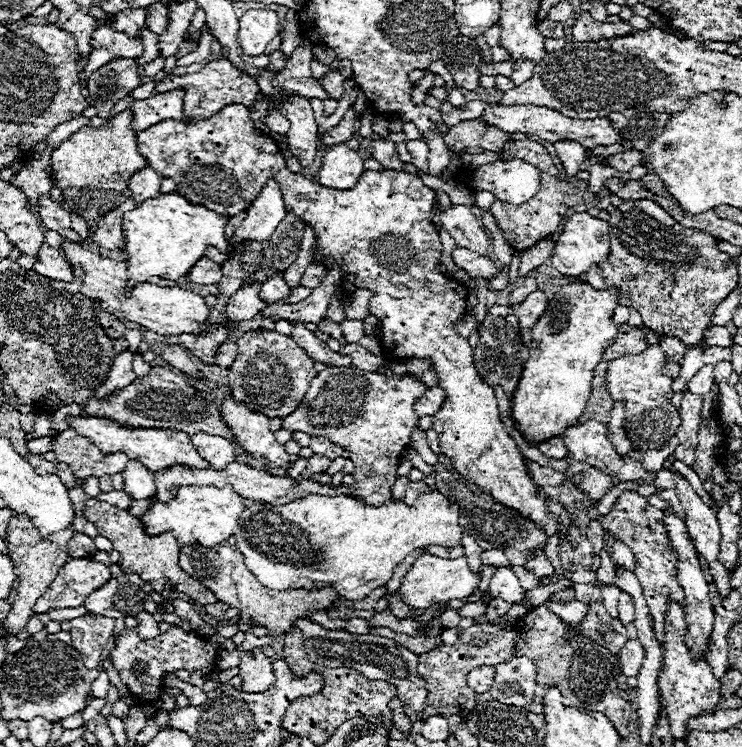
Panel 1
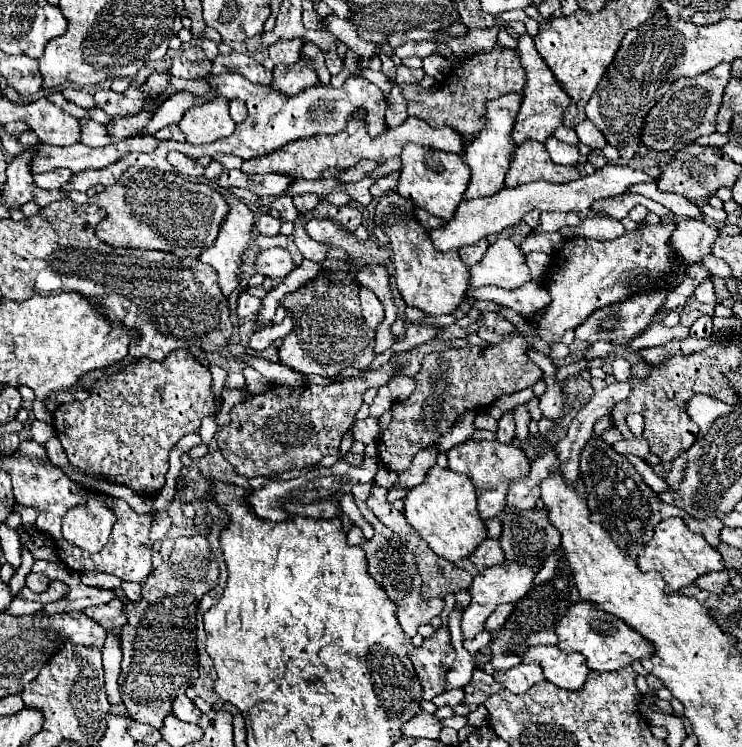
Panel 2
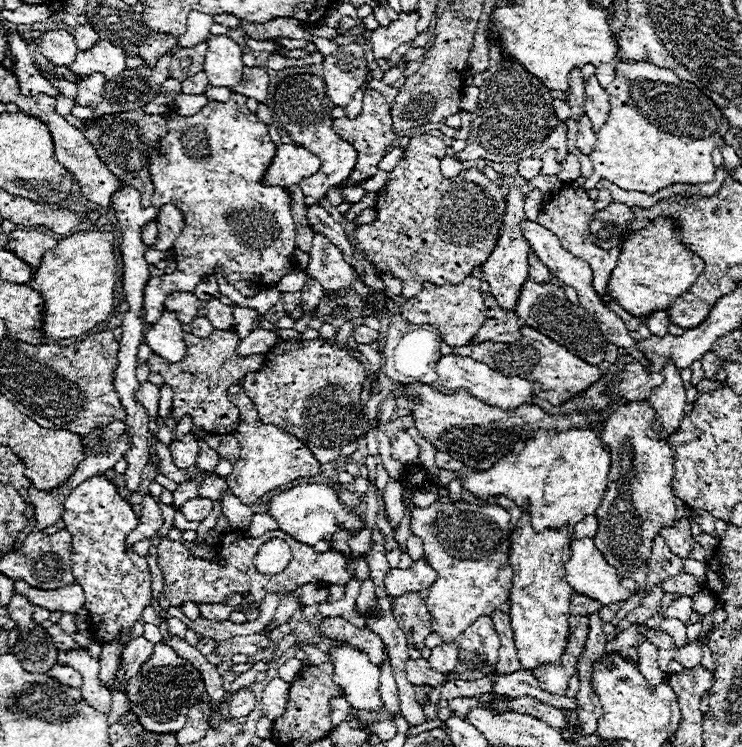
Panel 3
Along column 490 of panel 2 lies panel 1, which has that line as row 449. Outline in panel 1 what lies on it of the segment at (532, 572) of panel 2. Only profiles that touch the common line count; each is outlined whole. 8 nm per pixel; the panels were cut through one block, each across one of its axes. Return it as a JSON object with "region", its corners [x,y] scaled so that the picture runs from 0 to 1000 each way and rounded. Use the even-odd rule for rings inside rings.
{"region":[[[801,560],[792,562],[792,565],[787,565],[787,568],[776,565],[776,568],[765,570],[763,578],[760,578],[760,584],[757,584],[757,586],[760,586],[760,594],[763,594],[763,602],[765,602],[765,613],[779,616],[779,618],[787,618],[787,621],[792,621],[792,624],[803,624],[803,627],[809,627],[811,632],[817,632],[817,635],[822,635],[822,637],[833,637],[838,645],[868,643],[871,648],[876,648],[879,640],[881,640],[881,635],[879,635],[879,632],[871,632],[871,629],[863,624],[863,618],[854,618],[854,616],[841,613],[841,610],[833,610],[830,602],[822,597],[817,581],[819,581],[817,568],[811,568],[811,565],[801,562]]]}

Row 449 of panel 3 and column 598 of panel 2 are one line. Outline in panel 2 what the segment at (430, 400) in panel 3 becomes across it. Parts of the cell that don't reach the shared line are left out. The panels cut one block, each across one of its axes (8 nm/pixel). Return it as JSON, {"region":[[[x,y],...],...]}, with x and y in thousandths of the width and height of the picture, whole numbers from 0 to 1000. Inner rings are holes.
{"region":[[[798,584],[790,592],[790,597],[784,600],[782,635],[784,635],[784,645],[787,645],[787,667],[795,680],[795,693],[801,693],[801,699],[811,701],[817,707],[817,712],[825,718],[825,723],[838,736],[844,736],[852,750],[857,750],[860,742],[868,736],[871,726],[879,718],[881,704],[887,699],[892,699],[898,693],[908,693],[908,691],[916,691],[933,712],[946,715],[957,731],[968,734],[968,728],[970,728],[968,715],[973,707],[973,699],[968,699],[968,693],[938,696],[930,688],[925,688],[919,680],[895,675],[879,659],[879,653],[873,653],[873,648],[854,629],[854,624],[838,608],[833,608],[822,594],[817,594],[809,584]]]}

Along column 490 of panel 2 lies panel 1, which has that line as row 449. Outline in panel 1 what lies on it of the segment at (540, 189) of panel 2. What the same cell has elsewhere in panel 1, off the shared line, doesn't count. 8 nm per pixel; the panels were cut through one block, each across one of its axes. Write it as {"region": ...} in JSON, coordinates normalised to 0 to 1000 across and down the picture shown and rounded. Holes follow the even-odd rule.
{"region":[[[267,578],[256,586],[259,597],[267,608],[291,629],[299,629],[310,618],[315,618],[315,594],[299,584],[286,584],[278,578]]]}

